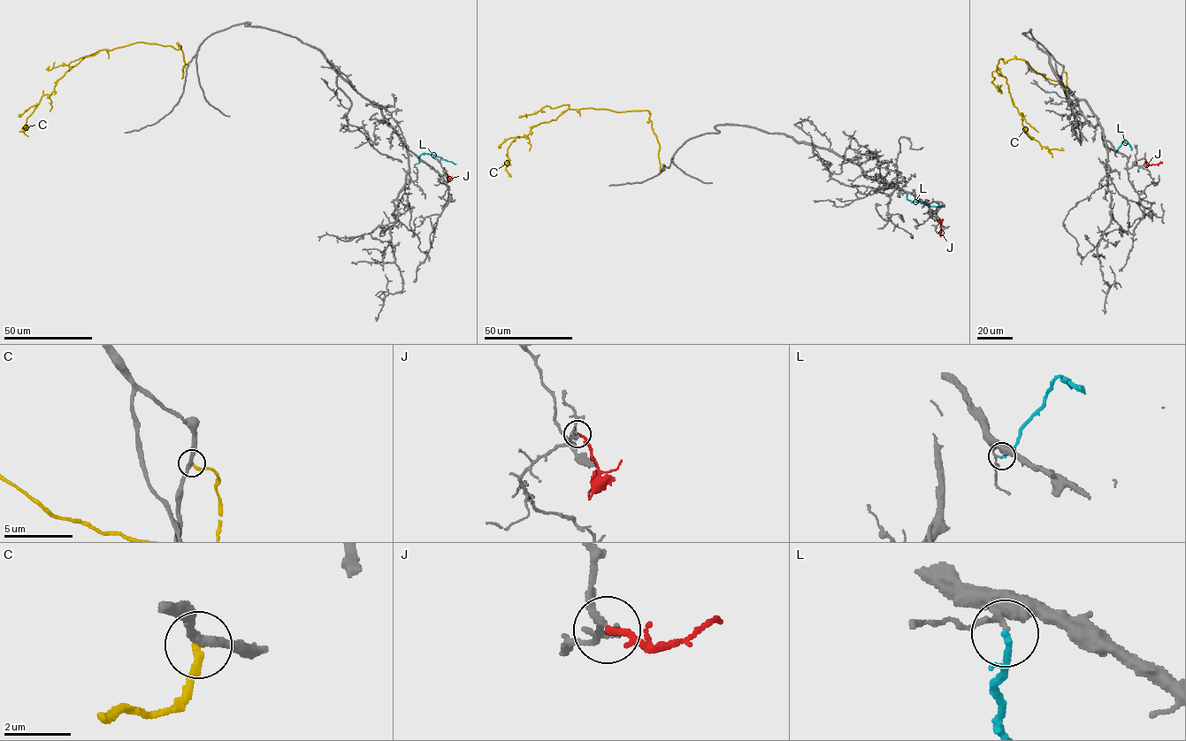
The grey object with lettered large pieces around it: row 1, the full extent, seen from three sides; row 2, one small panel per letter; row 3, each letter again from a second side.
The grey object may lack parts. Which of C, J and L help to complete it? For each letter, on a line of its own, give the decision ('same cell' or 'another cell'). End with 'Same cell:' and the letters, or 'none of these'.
C: another cell
J: same cell
L: another cell
Same cell: J

